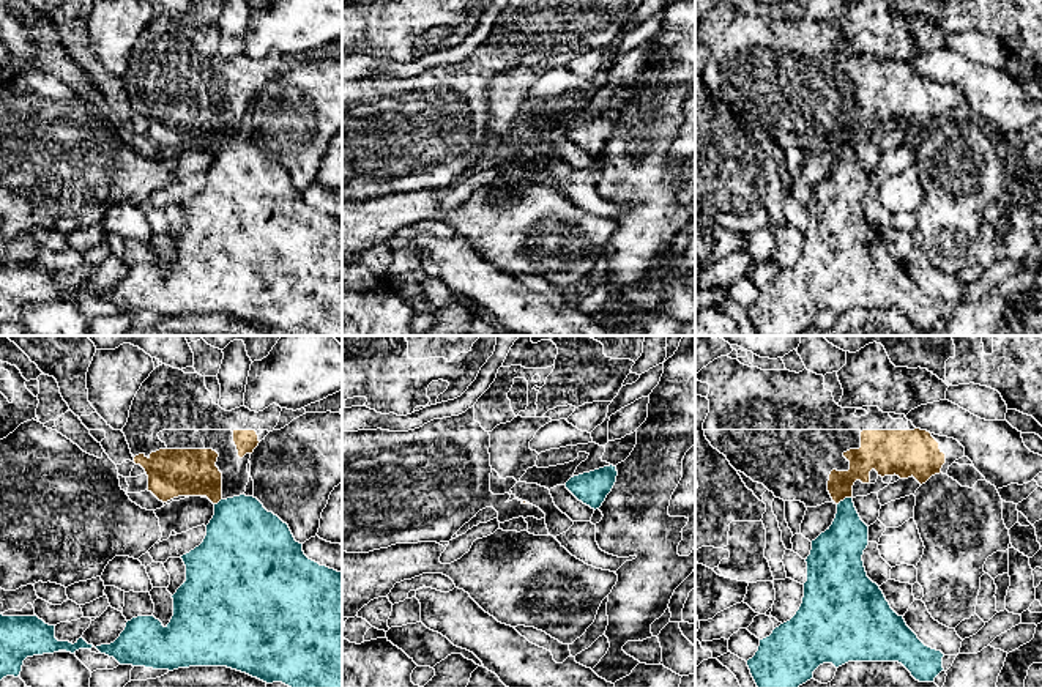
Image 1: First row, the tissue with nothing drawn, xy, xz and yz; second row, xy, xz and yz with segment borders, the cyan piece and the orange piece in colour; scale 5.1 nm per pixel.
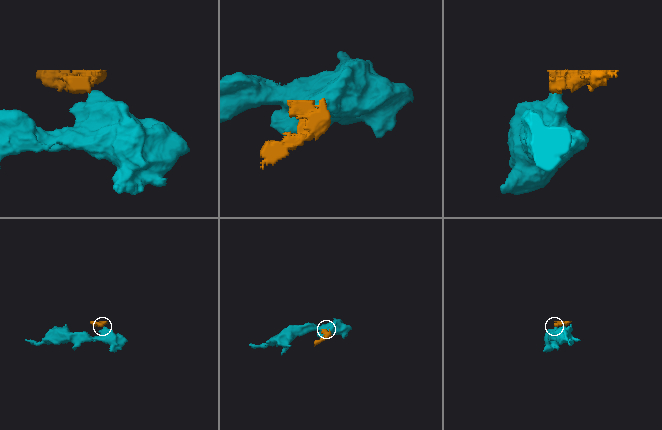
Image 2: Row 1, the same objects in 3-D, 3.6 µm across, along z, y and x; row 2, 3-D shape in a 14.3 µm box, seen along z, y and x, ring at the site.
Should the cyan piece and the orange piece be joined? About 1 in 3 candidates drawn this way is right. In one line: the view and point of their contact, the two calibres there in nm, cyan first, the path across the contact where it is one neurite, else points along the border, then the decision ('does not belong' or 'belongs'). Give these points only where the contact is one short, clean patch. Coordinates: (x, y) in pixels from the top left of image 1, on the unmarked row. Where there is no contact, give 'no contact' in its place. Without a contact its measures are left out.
meets cyan in yz at (844, 147); 240 nm thick on the cyan side, 140 nm on the other; border along yz (852, 144), (837, 152); does not belong

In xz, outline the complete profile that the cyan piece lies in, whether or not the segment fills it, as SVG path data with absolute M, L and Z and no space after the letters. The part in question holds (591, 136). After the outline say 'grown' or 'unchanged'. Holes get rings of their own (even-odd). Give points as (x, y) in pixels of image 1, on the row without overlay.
M604 113L571 124L566 136L583 151L599 156L616 129L616 113Z; unchanged

